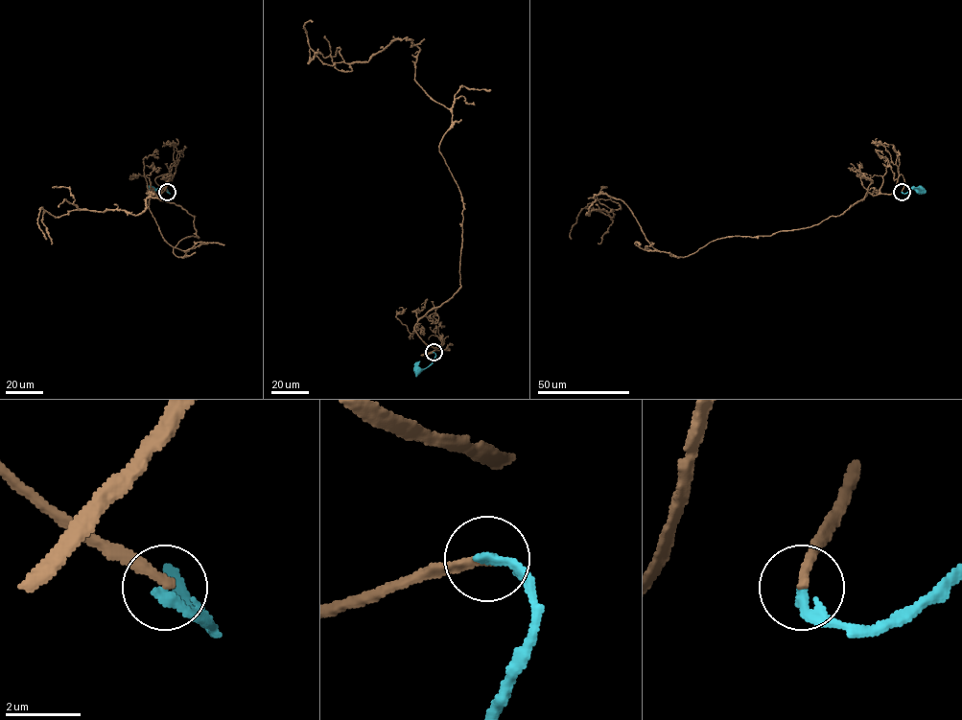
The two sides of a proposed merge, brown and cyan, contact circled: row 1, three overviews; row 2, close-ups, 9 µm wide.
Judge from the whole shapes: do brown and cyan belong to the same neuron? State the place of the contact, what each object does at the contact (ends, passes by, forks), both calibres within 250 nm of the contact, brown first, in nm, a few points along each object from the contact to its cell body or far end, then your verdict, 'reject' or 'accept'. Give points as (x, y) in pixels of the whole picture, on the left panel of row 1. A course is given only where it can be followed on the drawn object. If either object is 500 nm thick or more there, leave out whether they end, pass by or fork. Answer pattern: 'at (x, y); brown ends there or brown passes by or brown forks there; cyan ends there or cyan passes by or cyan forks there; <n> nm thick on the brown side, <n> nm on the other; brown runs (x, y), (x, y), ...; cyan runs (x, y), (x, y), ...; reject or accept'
at (167, 192); brown ends there; cyan ends there; 260 nm thick on the brown side, 260 nm on the other; brown runs (167, 192), (165, 174), (149, 195), (195, 216), (182, 257), (152, 194), (136, 215), (40, 208), (46, 239); cyan runs (167, 192), (165, 188), (151, 189); reject

